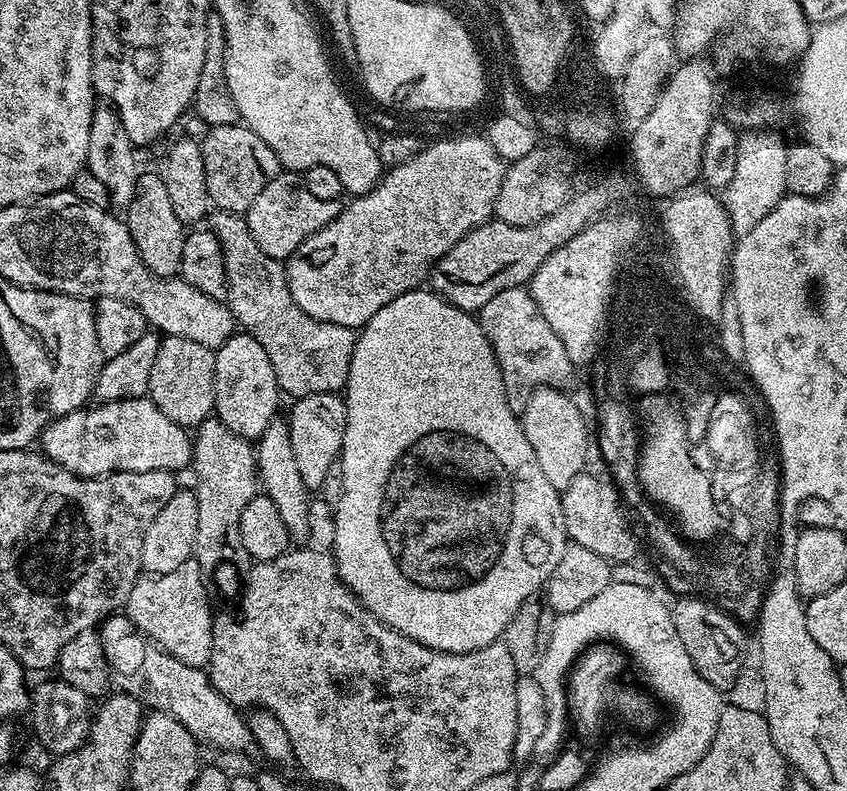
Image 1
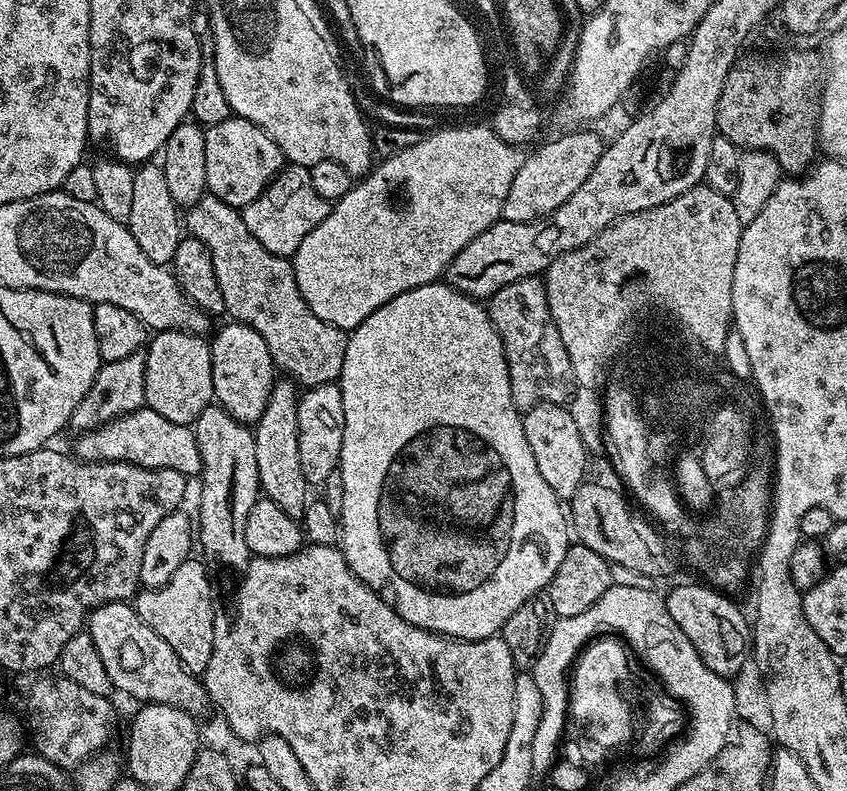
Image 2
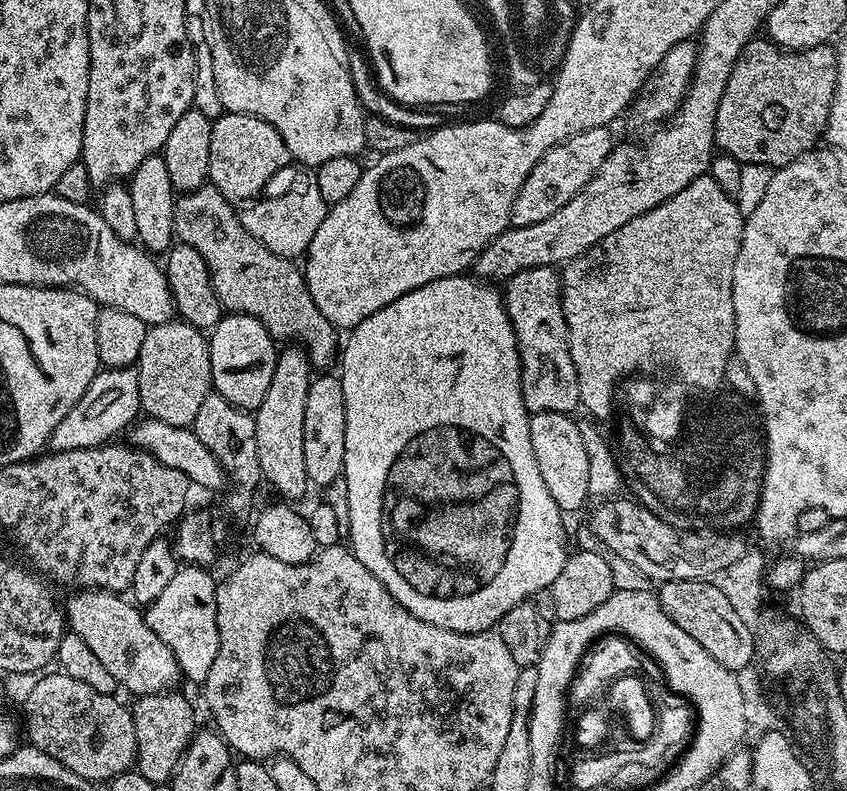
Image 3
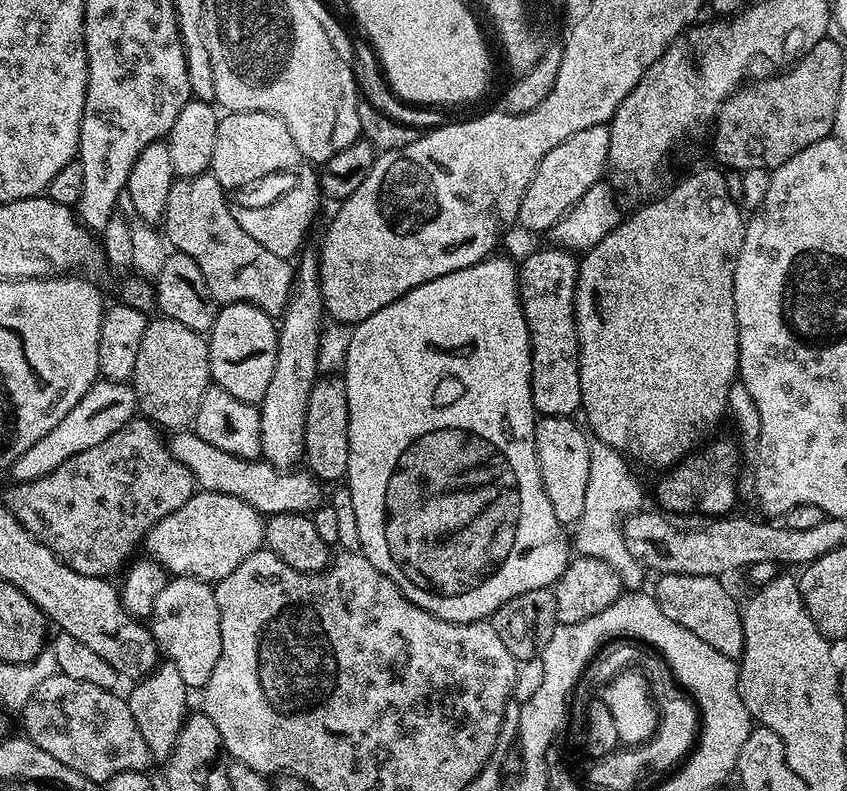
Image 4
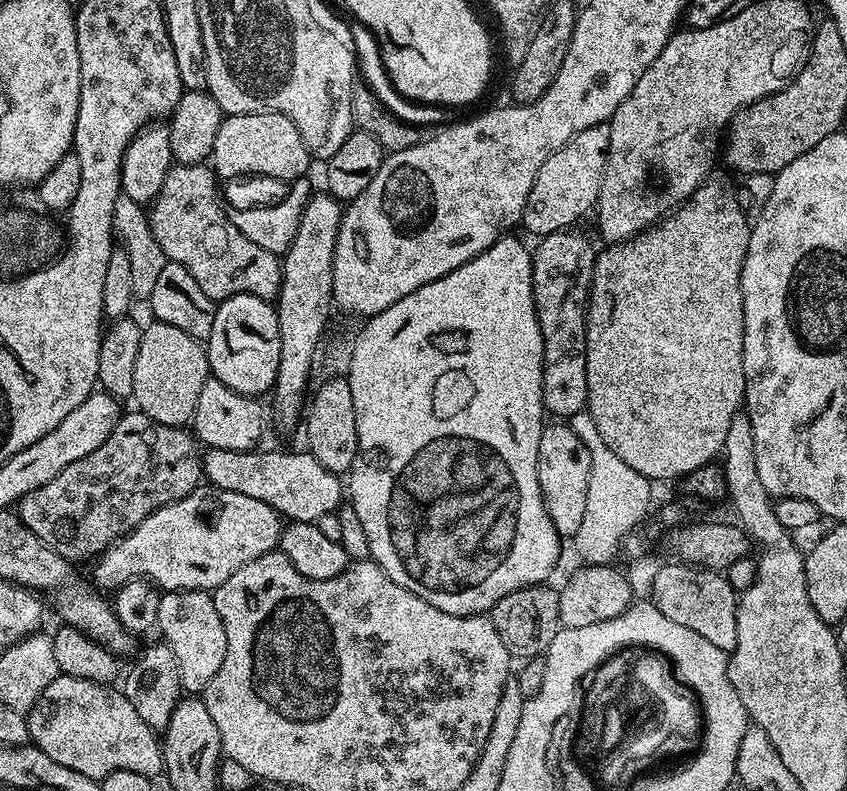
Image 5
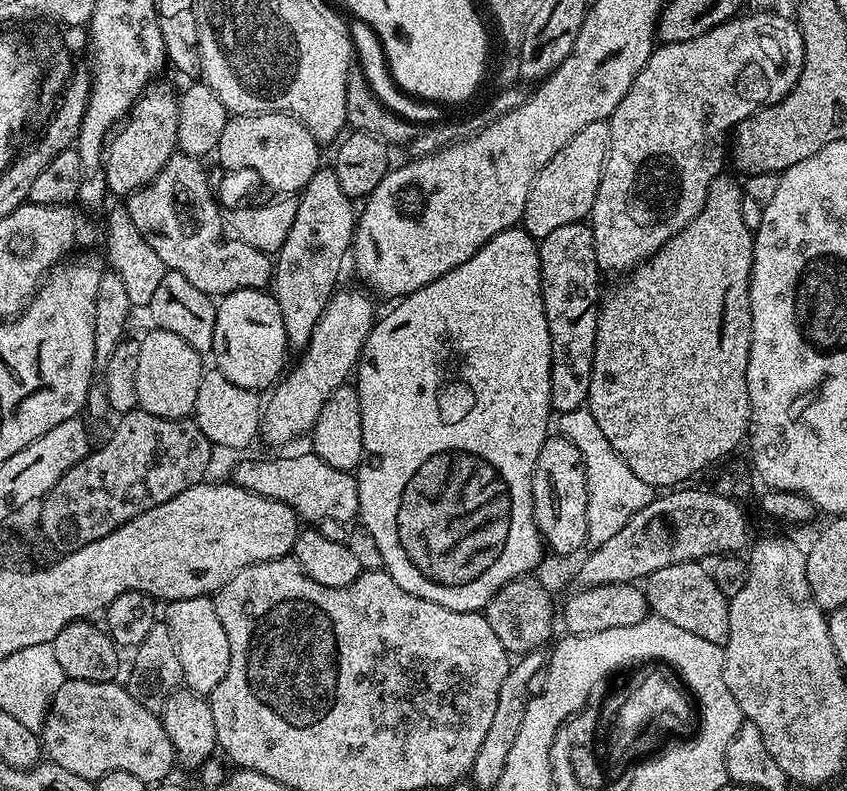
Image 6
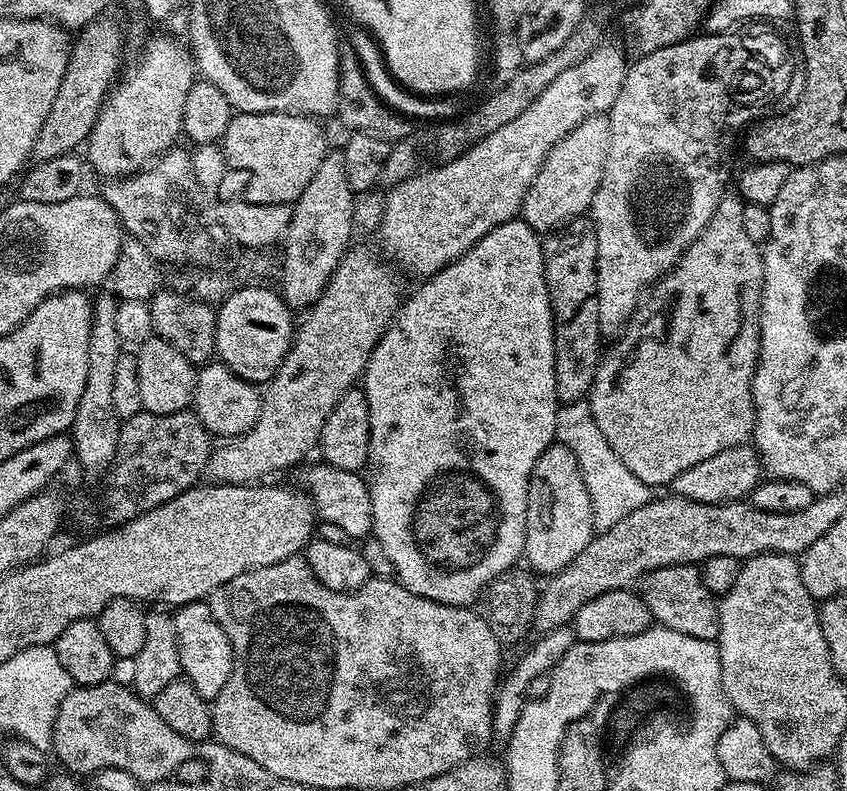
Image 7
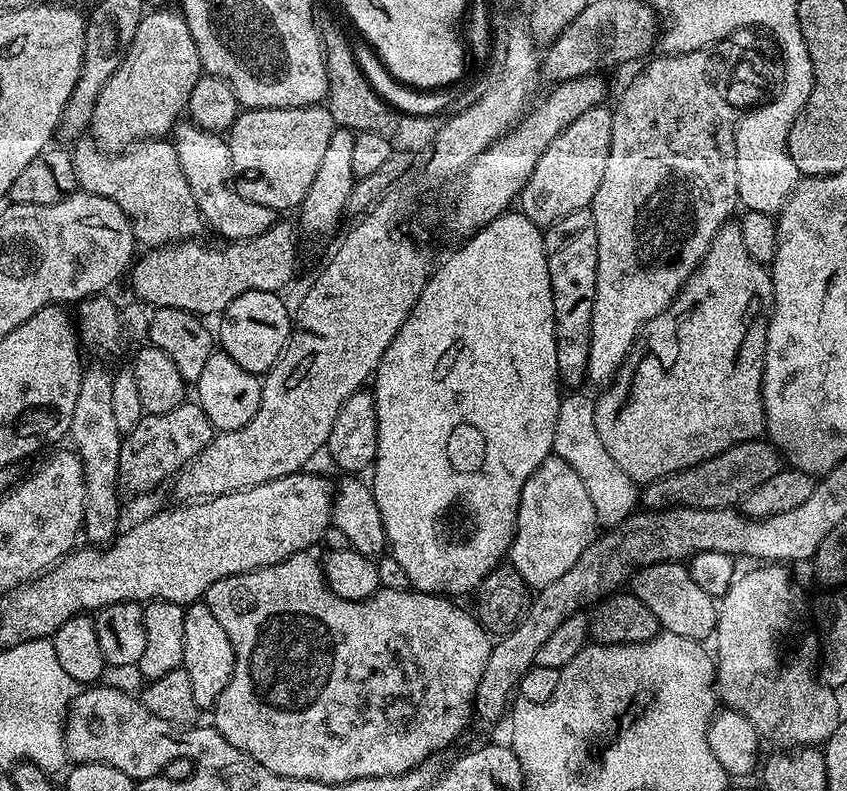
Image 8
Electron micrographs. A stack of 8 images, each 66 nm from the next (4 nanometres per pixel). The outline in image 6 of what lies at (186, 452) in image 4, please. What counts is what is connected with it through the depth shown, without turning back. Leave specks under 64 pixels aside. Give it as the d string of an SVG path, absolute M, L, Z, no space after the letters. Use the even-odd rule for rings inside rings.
M311 450L300 452L297 456L260 460L257 464L240 464L236 468L234 482L254 494L262 494L290 506L304 522L319 522L330 518L334 522L351 525L360 514L355 475L334 470L334 466L326 466L326 462L322 462L322 458L318 458Z

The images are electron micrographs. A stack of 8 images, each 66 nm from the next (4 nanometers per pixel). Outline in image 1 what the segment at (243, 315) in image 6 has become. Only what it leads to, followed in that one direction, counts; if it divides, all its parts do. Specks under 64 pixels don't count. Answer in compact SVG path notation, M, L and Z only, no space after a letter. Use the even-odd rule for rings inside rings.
M243 330L237 331L224 345L215 349L215 353L215 419L220 420L226 426L230 426L230 430L234 430L234 434L238 434L243 440L255 442L260 439L260 436L266 430L266 426L270 426L270 422L277 419L276 407L279 406L280 400L282 401L282 393L276 381L274 366L270 366L270 357L266 355L266 350L262 350L262 346L258 346L258 342L254 342L254 338Z

